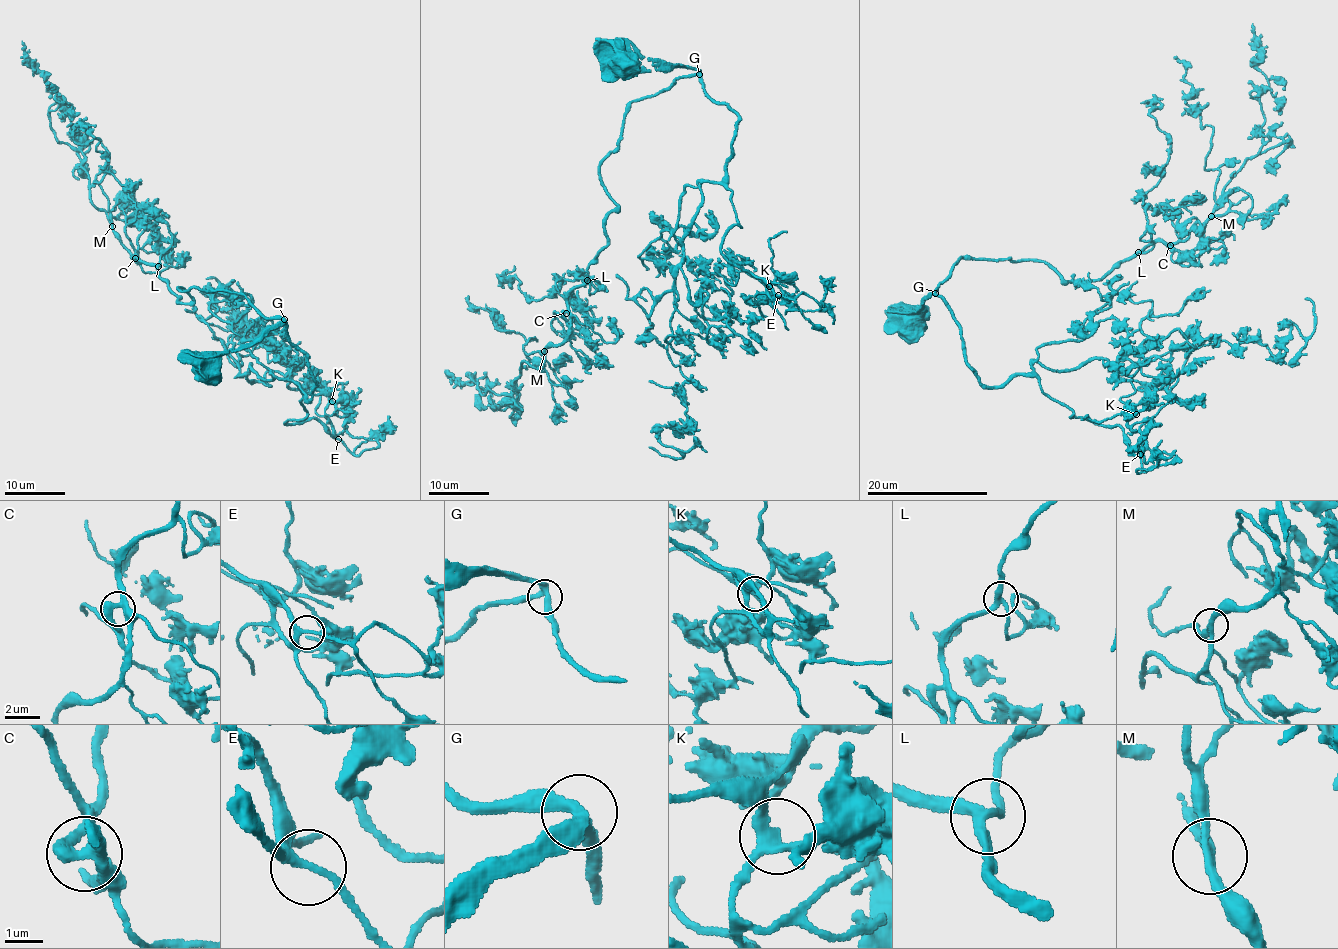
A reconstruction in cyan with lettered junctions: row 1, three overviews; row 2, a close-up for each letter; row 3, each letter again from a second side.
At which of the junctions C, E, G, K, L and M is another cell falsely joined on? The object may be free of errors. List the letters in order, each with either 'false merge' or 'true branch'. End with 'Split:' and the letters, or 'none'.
C: true branch
E: true branch
G: true branch
K: true branch
L: true branch
M: true branch
Split: none

